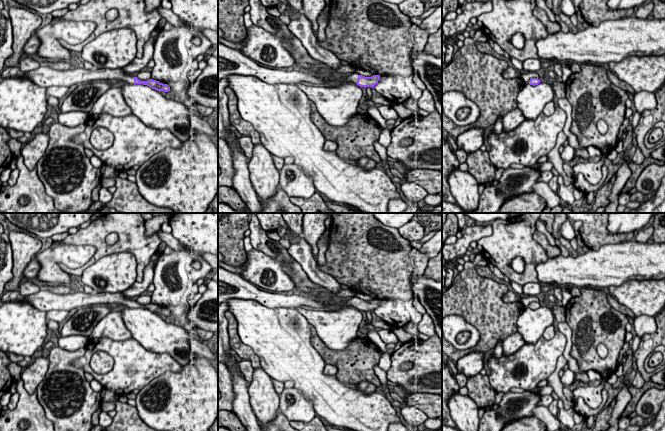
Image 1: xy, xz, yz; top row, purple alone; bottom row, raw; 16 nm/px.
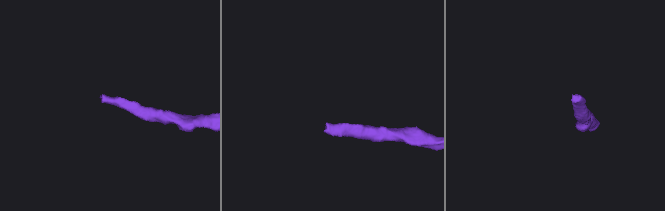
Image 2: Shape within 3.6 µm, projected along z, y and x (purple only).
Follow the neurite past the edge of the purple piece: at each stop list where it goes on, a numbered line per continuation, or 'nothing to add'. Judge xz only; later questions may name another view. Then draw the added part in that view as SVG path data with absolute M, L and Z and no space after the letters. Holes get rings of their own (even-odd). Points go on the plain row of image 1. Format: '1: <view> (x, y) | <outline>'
1: xz (353, 301) | M352 297L351 299L349 300L346 300L344 302L340 302L338 305L339 307L342 307L342 306L352 306L352 307L357 307L357 302L358 302L358 297Z

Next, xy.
1: xy (43, 300) | M41 289L35 294L20 297L16 301L20 300L25 300L36 309L44 312L51 310L69 311L80 307L107 304L122 304L128 308L134 308L134 300L126 298L122 292L92 292L90 294L87 294L82 290L79 290L75 293L70 294L57 294Z

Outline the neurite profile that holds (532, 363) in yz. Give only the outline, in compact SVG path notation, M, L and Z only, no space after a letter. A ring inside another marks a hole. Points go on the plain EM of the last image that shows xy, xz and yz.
M558 330L555 332L551 340L546 340L543 336L537 341L536 344L526 343L514 354L510 356L501 356L496 358L493 356L488 361L488 368L491 373L489 375L489 383L496 392L507 393L512 388L522 388L525 390L532 390L537 387L538 383L548 377L555 371L558 358L563 355L566 346L566 337Z

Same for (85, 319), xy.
M91 305L77 308L76 313L64 323L61 336L81 335L90 337L98 322L111 312L105 305Z

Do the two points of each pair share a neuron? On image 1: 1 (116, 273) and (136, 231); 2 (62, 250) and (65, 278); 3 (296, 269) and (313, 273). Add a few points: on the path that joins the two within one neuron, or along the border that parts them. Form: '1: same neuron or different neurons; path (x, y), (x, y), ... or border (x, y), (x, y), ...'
1: different neurons; border (103, 256), (130, 252), (135, 258), (137, 273)
2: same neuron; path (55, 257), (55, 268), (58, 271)
3: different neurons; border (288, 253), (312, 281), (322, 285)

